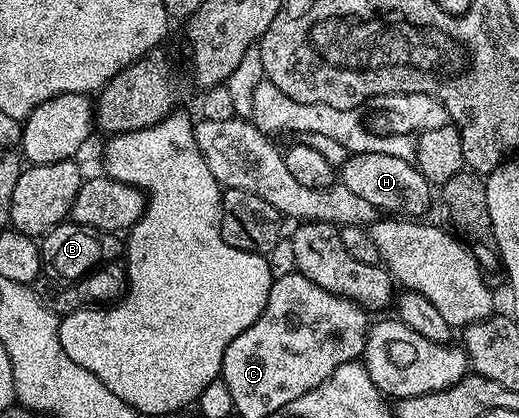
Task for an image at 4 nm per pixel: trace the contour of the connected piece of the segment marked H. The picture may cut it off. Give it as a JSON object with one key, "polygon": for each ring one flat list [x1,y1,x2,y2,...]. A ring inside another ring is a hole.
{"polygon":[[358,152,349,155,345,164,339,169,339,179,354,194,370,202,380,214,399,214,404,218,420,218,427,210,428,203,433,203,434,188,428,179,420,173,411,160,394,158,394,154,366,154]]}

